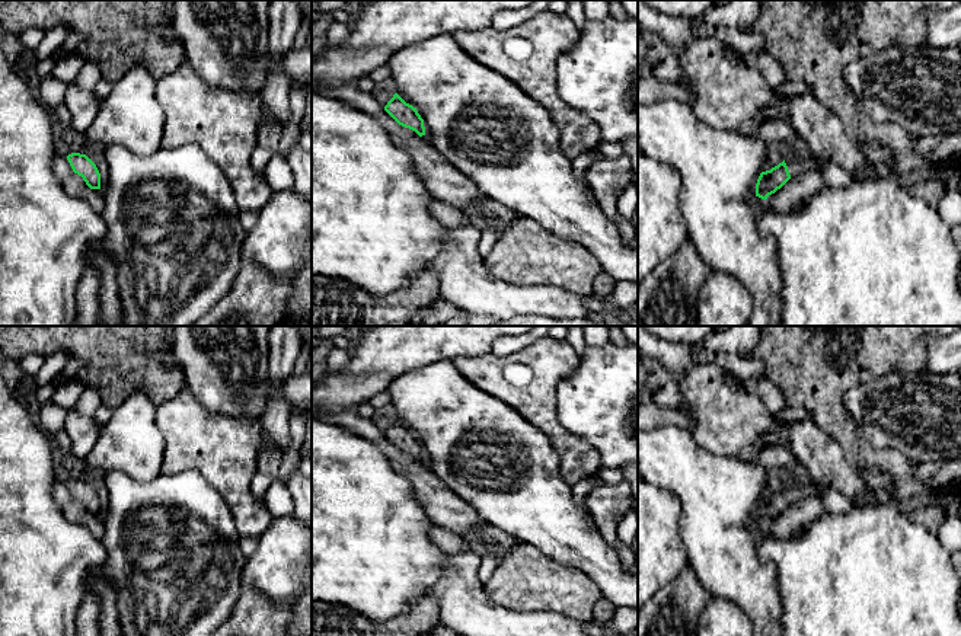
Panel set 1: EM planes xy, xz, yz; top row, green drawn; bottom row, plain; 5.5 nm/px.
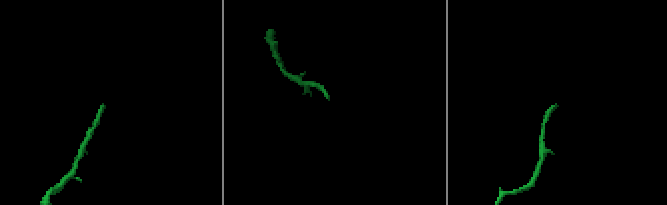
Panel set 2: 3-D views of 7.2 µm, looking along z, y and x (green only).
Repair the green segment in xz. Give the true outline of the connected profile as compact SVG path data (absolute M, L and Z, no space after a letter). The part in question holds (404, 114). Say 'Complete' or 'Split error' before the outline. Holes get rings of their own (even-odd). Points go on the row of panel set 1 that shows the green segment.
Complete. M398 93L387 102L384 111L402 127L415 131L419 137L425 135L424 119L416 108L406 103Z

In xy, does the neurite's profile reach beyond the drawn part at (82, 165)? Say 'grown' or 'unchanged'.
unchanged

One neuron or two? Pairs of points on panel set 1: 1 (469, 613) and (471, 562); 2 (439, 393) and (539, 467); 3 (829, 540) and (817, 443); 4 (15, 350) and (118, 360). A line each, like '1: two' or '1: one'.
1: one
2: one
3: two
4: one

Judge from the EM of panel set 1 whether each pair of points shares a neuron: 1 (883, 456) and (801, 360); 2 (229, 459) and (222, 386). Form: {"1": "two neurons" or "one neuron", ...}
{"1": "one neuron", "2": "two neurons"}

